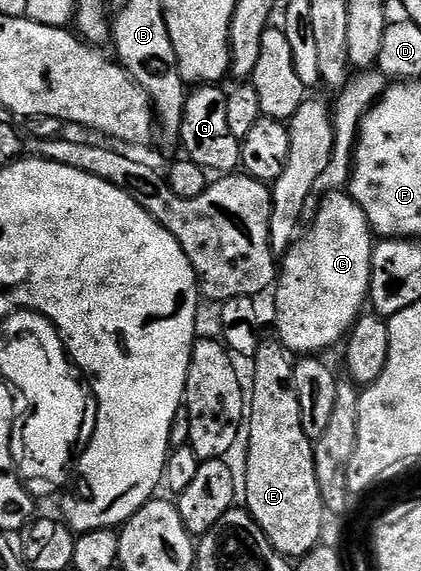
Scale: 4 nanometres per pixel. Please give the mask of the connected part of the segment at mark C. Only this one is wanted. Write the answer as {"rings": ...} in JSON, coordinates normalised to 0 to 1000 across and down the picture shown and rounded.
{"rings":[[[824,333],[784,335],[758,350],[758,356],[760,364],[751,370],[751,385],[743,387],[741,399],[732,406],[724,403],[675,441],[660,468],[660,487],[651,497],[656,580],[665,585],[658,587],[663,599],[672,601],[686,616],[713,625],[770,618],[760,615],[793,606],[805,594],[810,599],[876,529],[888,406],[874,392],[869,373],[860,373],[860,366],[836,350]]]}

